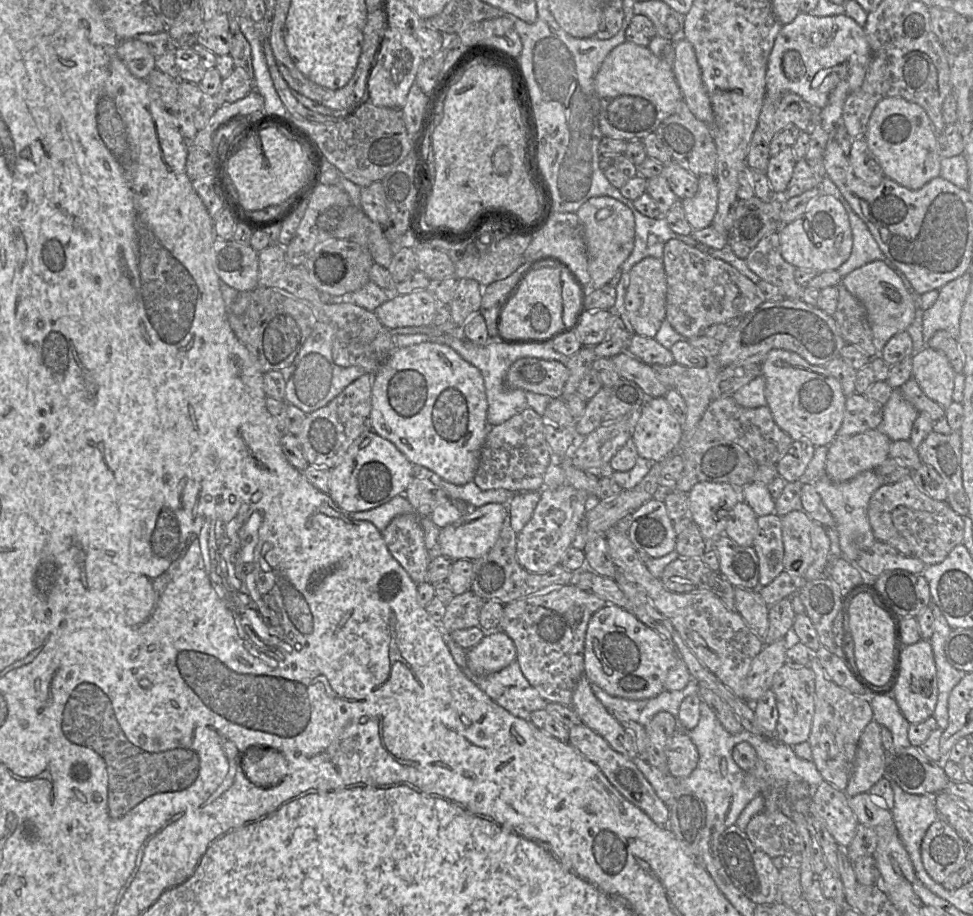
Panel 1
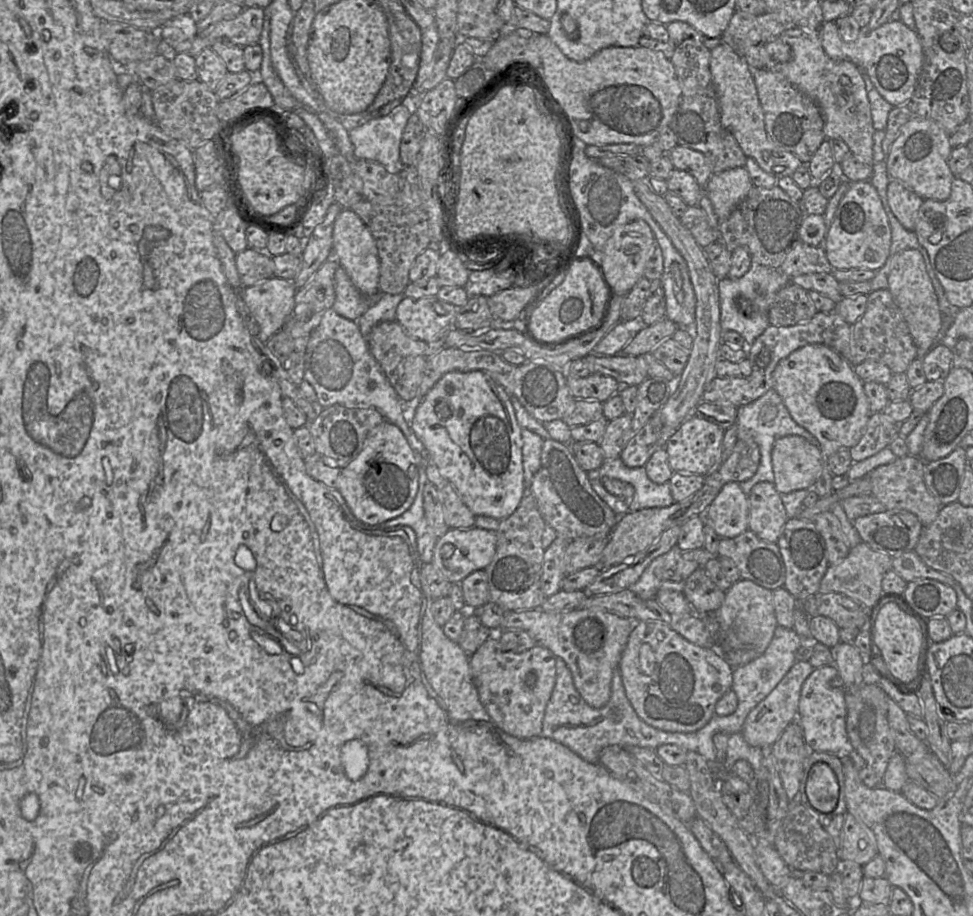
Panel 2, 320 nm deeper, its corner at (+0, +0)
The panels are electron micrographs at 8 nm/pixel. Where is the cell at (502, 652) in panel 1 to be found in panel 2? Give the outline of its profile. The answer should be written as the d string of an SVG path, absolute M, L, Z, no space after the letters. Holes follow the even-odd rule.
M495 633L469 656L469 661L478 697L492 721L515 738L542 736L545 709L556 682L556 656L541 645L520 653L506 651Z

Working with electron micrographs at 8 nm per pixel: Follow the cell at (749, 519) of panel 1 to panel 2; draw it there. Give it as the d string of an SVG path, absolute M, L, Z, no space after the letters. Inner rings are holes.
M774 483L755 484L747 499L748 530L763 541L776 544L789 518Z

